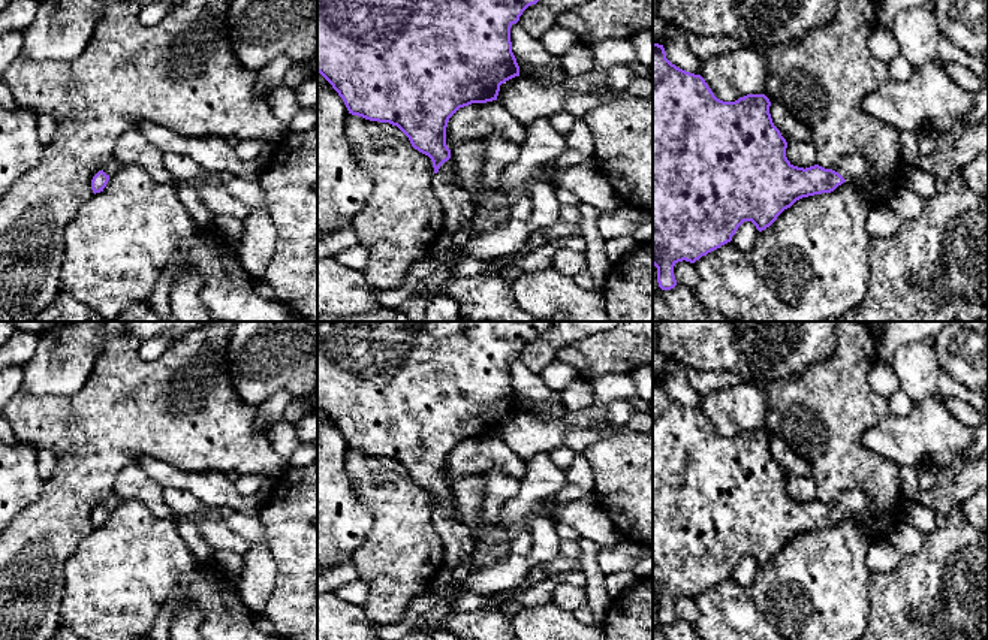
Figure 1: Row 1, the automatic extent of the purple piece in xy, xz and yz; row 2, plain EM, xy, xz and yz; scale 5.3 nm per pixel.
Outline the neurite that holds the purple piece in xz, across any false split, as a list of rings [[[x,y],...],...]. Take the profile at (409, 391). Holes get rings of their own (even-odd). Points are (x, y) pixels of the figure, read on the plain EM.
[[[317,321],[317,407],[343,434],[349,449],[397,461],[415,484],[431,493],[434,502],[431,517],[446,553],[443,570],[454,570],[478,549],[472,529],[454,516],[451,484],[446,480],[448,456],[460,443],[497,435],[500,420],[519,411],[519,401],[512,387],[510,362],[528,341],[536,339],[551,324],[552,321]]]

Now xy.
[[[111,492],[102,505],[99,505],[93,514],[91,514],[91,525],[93,528],[100,528],[103,526],[103,523],[106,522],[109,511],[114,510],[120,502],[121,502],[121,496],[117,492]]]

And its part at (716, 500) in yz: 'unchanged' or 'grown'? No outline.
grown

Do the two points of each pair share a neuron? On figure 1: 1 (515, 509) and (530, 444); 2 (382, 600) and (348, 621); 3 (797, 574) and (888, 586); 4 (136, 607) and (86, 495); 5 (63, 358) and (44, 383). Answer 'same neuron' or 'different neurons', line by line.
1: different neurons
2: different neurons
3: different neurons
4: different neurons
5: same neuron

